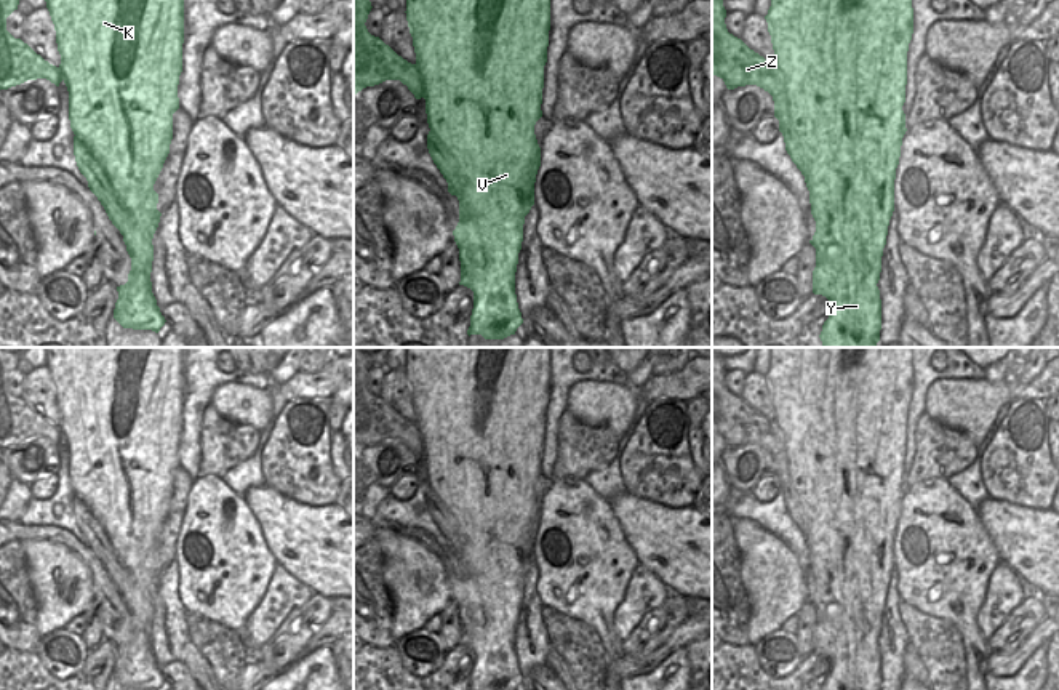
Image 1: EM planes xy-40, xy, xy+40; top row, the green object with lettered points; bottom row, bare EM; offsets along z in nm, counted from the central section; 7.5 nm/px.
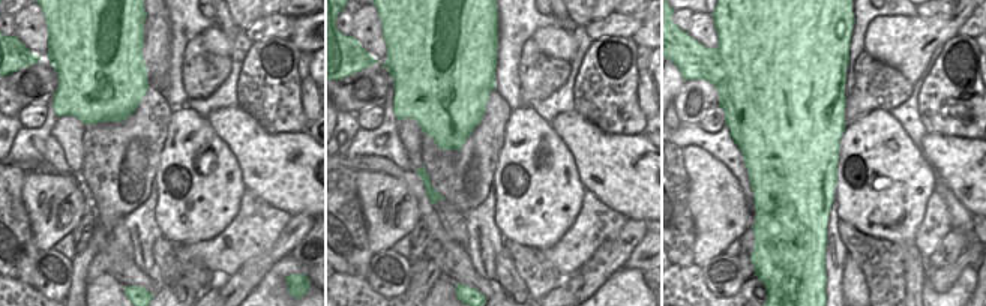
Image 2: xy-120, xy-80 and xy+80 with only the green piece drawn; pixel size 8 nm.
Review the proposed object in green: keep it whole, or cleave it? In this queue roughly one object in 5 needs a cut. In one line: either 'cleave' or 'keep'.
cleave

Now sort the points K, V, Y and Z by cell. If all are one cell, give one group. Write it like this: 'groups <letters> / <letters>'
groups K V Y / Z

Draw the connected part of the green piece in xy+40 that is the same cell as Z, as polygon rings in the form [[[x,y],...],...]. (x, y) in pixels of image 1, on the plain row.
[[[712,351],[712,432],[720,435],[728,448],[757,443],[774,459],[774,475],[784,495],[785,509],[792,520],[806,535],[811,524],[790,479],[790,463],[785,451],[785,437],[774,421],[750,408],[741,397],[728,391],[723,355]]]

